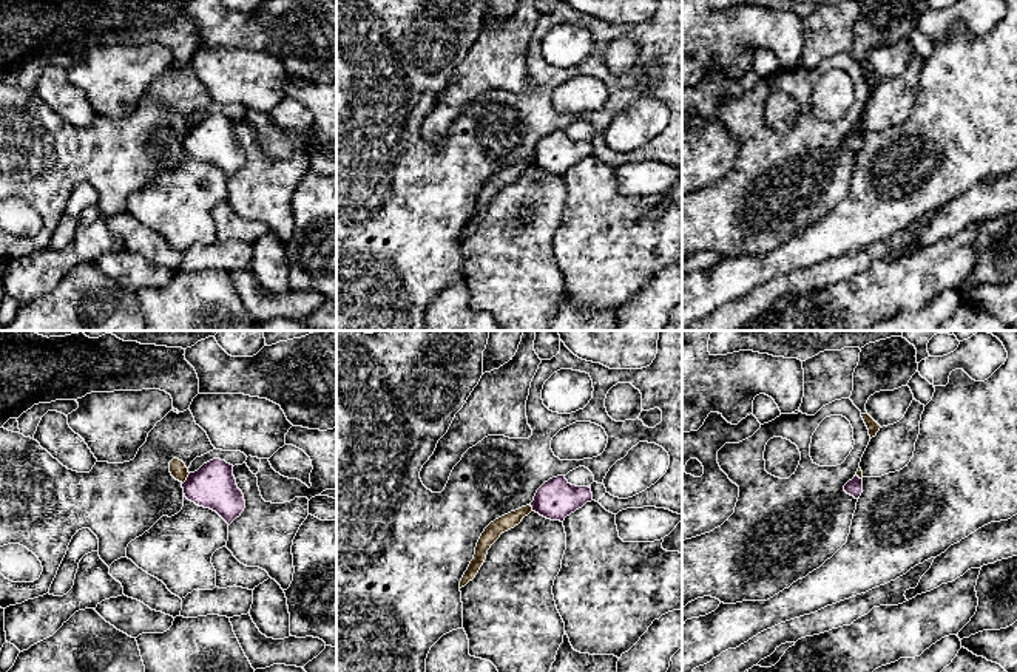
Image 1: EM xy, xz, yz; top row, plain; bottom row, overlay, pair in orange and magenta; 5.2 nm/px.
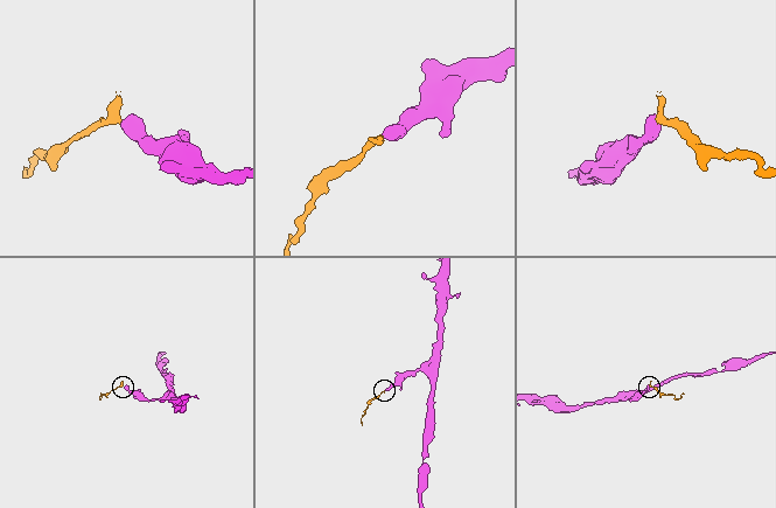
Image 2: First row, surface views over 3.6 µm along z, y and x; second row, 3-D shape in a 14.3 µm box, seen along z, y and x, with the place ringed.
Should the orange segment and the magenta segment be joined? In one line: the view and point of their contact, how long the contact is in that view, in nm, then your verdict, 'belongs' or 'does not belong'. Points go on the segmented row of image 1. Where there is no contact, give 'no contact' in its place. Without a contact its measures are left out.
contact xy (185, 479); length 80 nm; does not belong

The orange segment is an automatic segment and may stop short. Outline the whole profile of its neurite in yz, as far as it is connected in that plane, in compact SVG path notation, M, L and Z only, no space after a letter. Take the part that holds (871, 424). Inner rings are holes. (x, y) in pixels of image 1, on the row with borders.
M890 337L861 348L850 400L861 411L870 439L881 426L866 411L869 397L906 386L918 369L915 355L915 346L903 337Z

